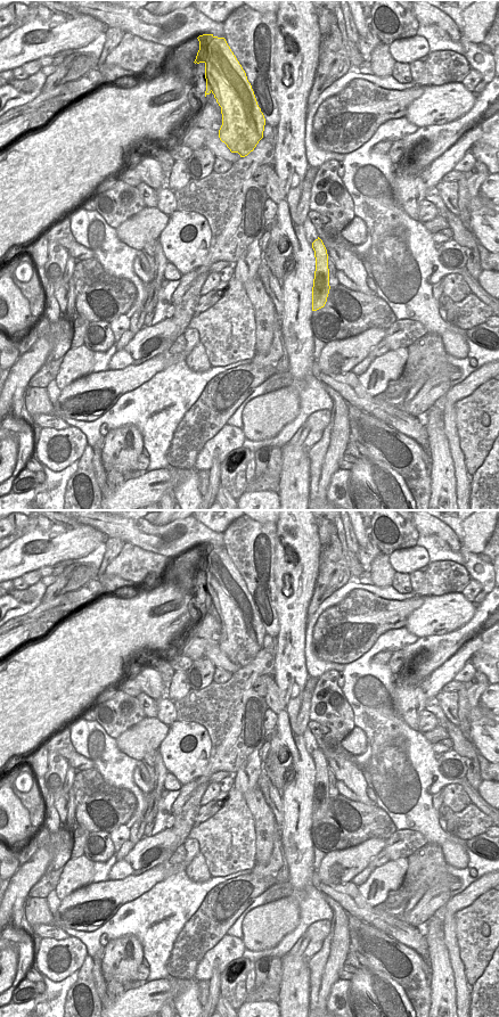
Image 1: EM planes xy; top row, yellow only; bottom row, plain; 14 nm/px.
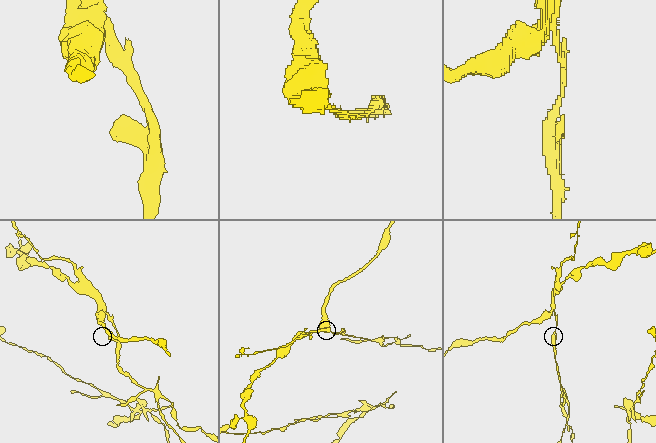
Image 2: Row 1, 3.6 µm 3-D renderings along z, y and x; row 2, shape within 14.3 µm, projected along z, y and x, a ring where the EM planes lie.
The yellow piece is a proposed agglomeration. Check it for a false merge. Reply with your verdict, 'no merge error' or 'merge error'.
merge error

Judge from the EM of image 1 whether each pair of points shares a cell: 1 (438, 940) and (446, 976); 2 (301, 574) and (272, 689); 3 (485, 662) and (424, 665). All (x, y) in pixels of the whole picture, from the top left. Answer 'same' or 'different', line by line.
1: same
2: different
3: different

